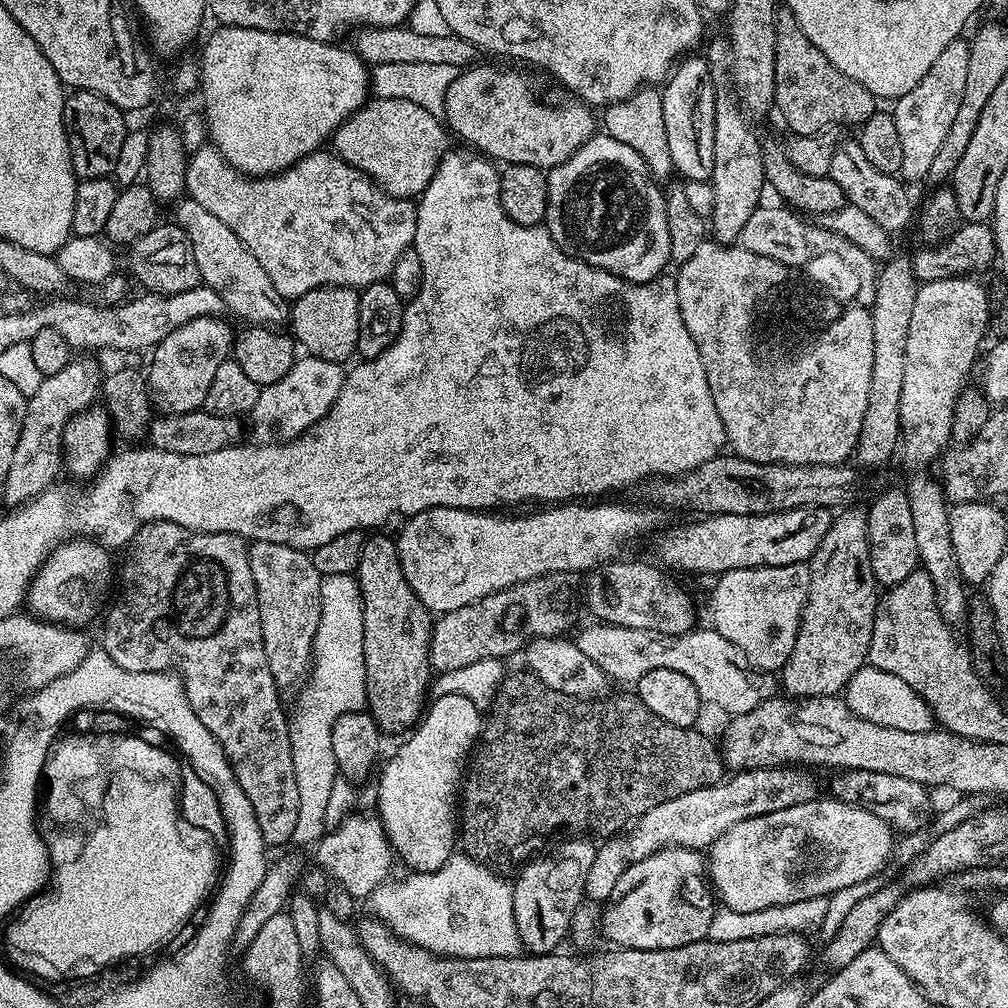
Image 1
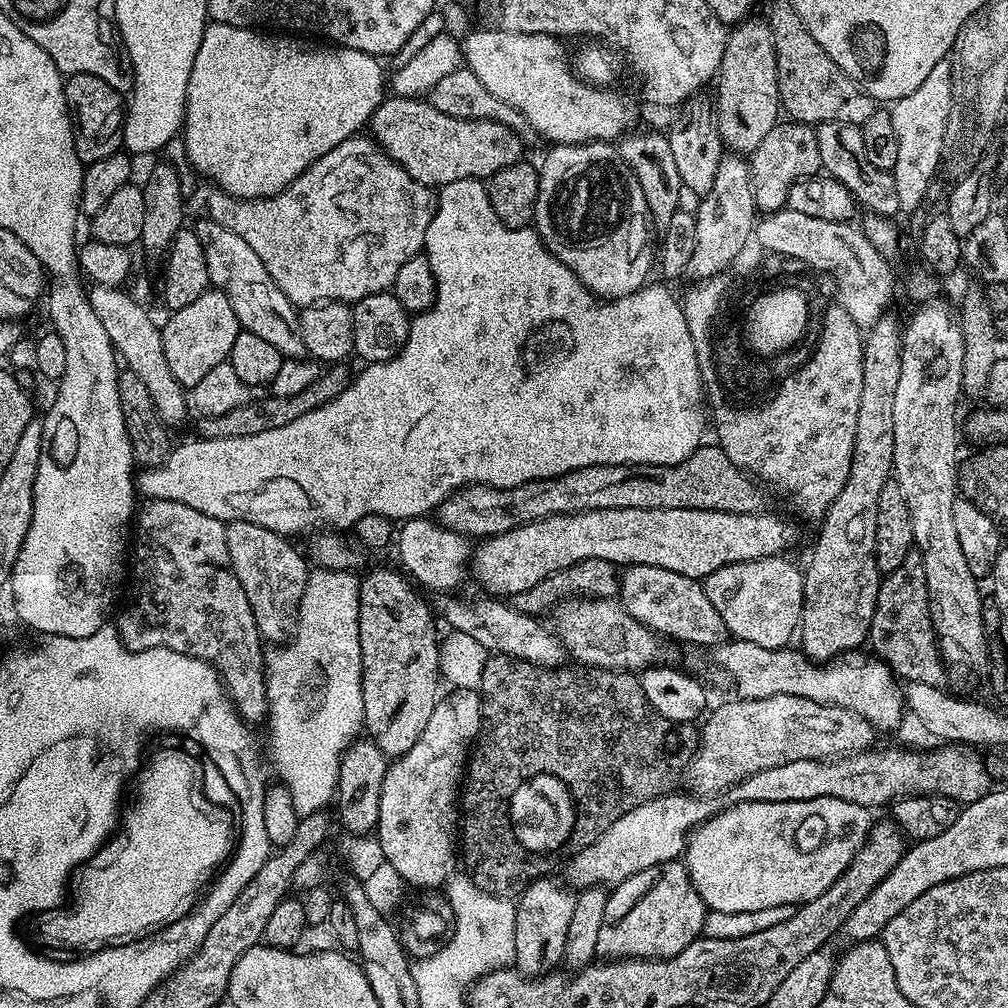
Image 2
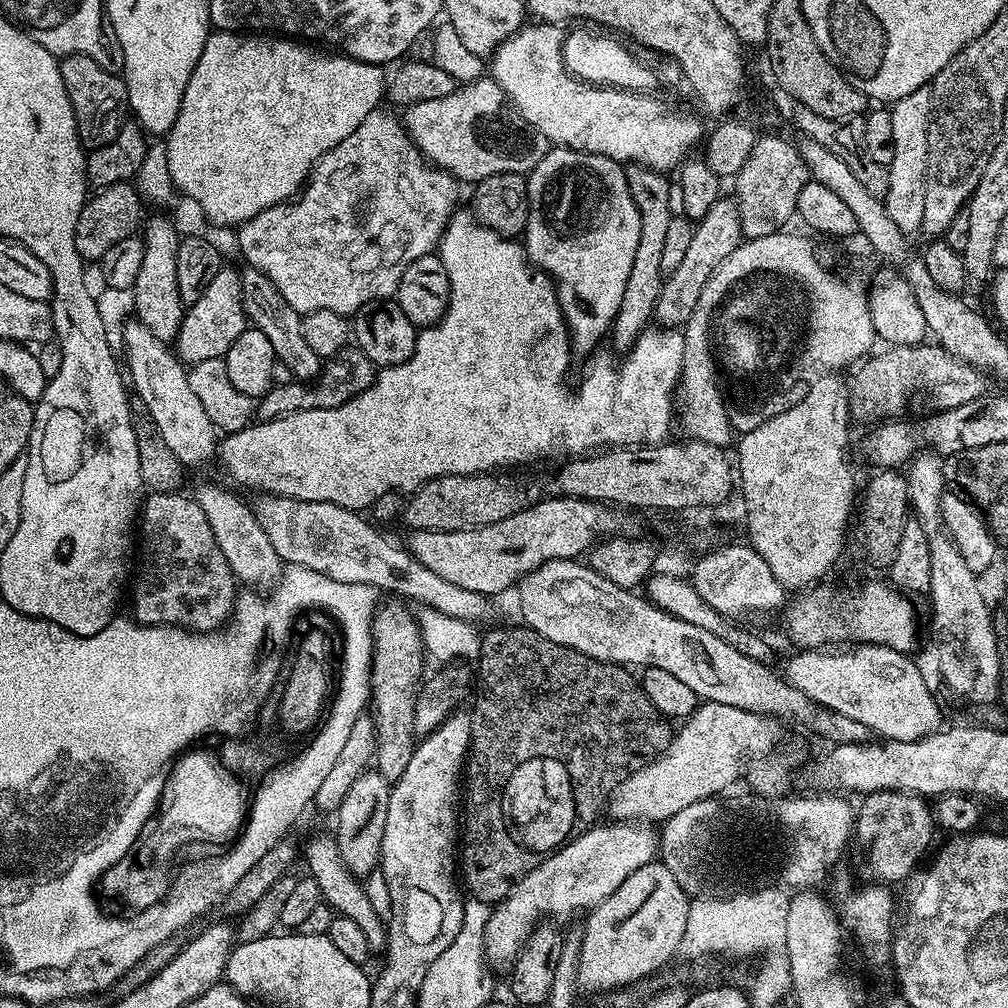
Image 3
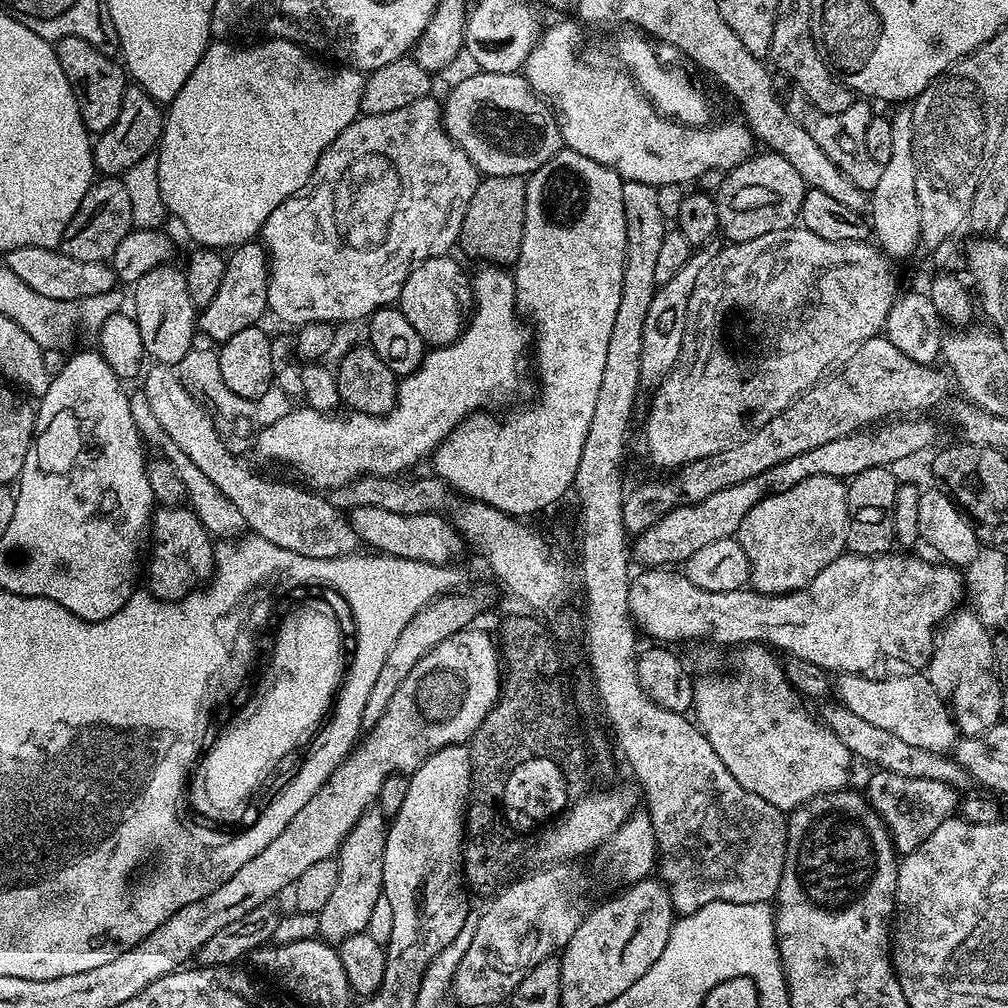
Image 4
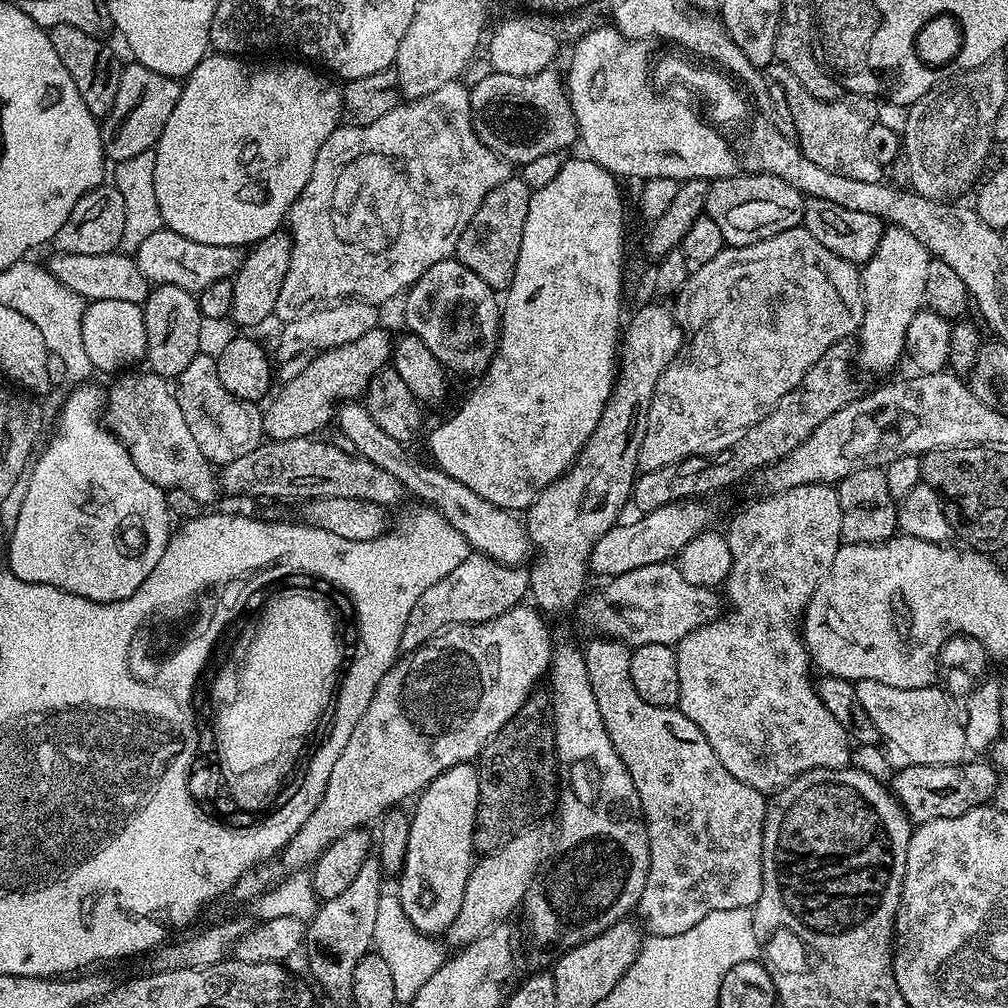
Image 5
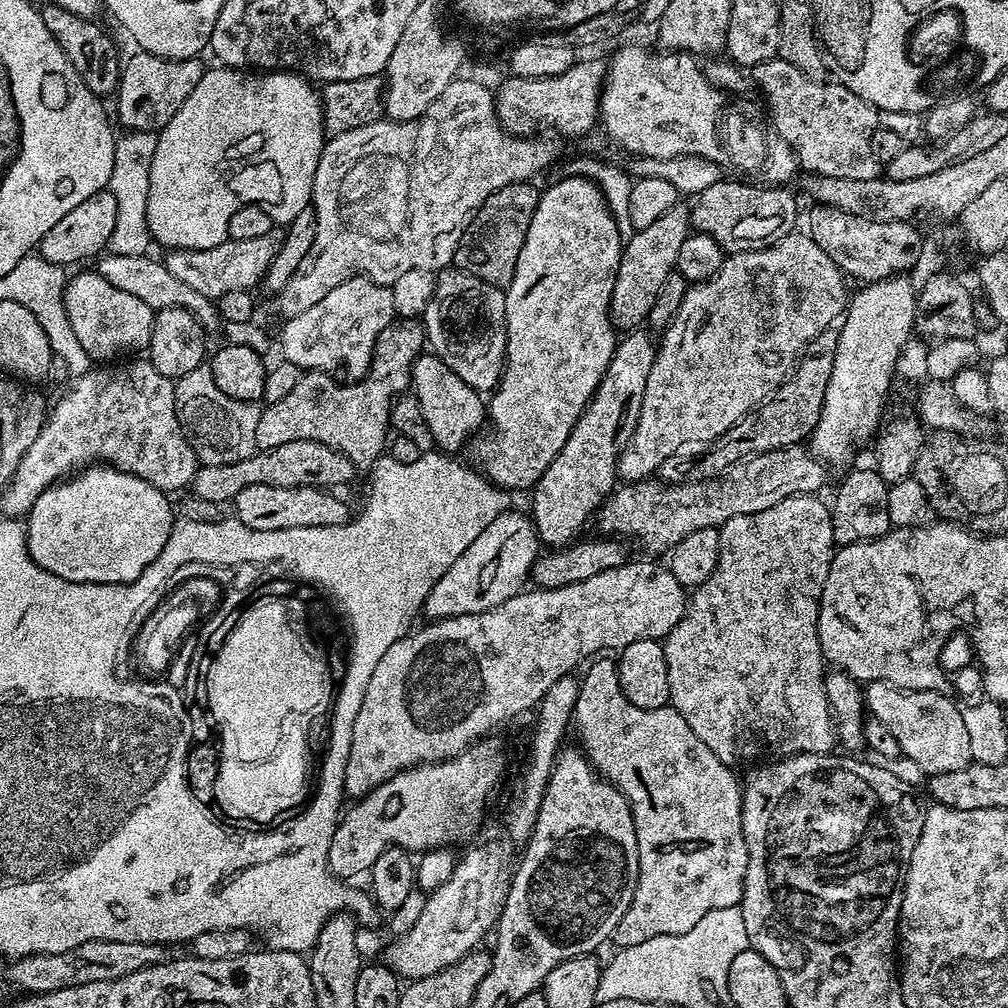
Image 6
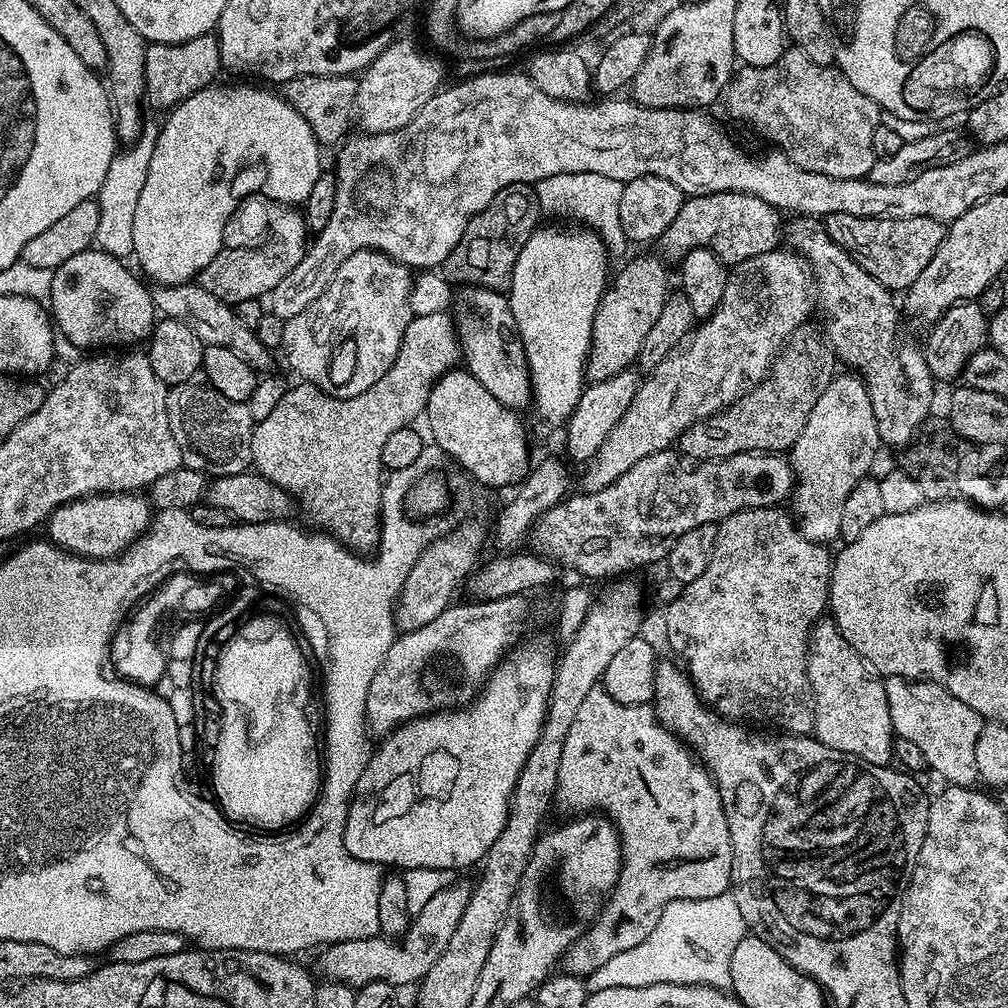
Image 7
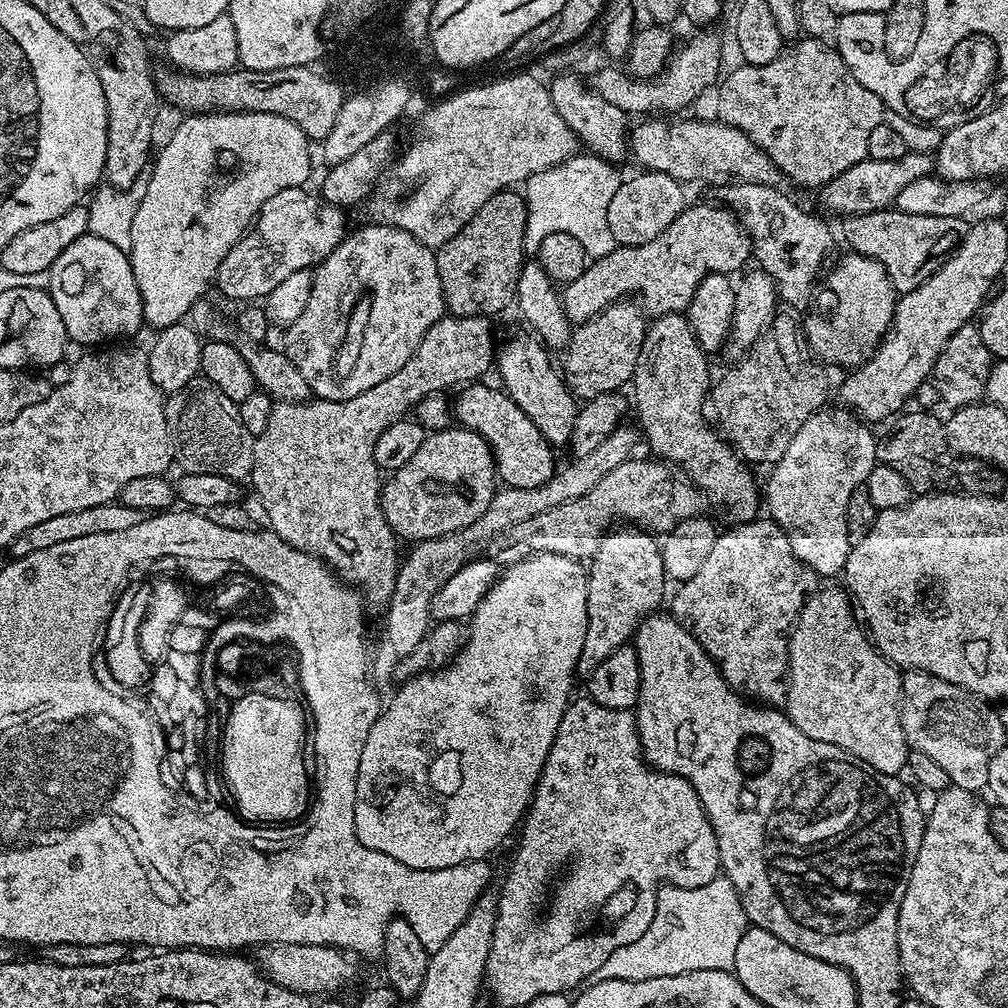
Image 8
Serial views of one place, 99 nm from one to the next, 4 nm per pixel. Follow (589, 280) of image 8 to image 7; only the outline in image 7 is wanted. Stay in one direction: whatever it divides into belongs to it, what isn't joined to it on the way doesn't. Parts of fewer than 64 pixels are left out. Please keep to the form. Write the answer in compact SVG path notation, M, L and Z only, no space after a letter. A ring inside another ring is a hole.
M719 192L705 196L689 196L685 199L682 210L666 226L660 235L658 247L663 255L673 262L683 260L690 250L708 248L726 266L742 262L746 258L754 258L758 254L766 254L777 247L782 240L781 213L774 206L762 202L762 198L754 198L745 192Z

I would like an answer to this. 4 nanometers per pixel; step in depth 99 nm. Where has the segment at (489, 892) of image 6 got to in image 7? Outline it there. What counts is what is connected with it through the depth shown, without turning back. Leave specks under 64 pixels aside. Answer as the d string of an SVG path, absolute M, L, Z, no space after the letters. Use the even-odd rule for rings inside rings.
M459 882L449 884L434 894L434 898L430 898L430 902L426 902L426 906L422 906L422 910L411 917L408 931L399 939L377 934L370 938L354 938L327 945L320 956L320 972L324 975L321 977L328 982L347 984L353 990L379 980L393 986L415 985L423 980L430 966L442 958L442 950L446 950L458 922L462 922L469 893L469 885Z

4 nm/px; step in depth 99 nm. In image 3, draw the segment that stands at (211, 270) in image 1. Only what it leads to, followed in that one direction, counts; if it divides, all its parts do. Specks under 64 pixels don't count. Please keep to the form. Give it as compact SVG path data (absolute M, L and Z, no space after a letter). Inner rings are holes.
M247 267L241 271L240 285L243 288L243 308L245 317L260 329L270 341L276 359L290 370L293 379L311 382L320 374L323 367L322 358L314 353L302 335L301 315L282 298L272 282L260 271Z

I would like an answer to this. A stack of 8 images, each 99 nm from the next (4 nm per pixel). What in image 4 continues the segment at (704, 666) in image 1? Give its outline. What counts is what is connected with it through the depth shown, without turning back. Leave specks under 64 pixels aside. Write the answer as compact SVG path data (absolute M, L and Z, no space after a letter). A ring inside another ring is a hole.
M844 674L838 680L839 703L863 721L890 730L895 737L918 746L920 750L948 754L955 749L958 729L949 705L924 676L892 676L889 680L871 680L868 674Z

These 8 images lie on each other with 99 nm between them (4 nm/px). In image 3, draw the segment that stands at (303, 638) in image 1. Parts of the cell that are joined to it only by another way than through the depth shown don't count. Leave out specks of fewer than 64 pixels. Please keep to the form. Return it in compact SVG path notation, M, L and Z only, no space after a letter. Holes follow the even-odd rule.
M212 484L202 485L194 492L194 499L198 506L202 506L202 514L206 514L206 522L210 522L214 538L222 549L226 562L230 562L230 570L237 581L252 590L271 589L282 575L282 561L270 543L270 538L266 538L266 530L258 526L253 507L249 503L243 504L232 493L223 492Z

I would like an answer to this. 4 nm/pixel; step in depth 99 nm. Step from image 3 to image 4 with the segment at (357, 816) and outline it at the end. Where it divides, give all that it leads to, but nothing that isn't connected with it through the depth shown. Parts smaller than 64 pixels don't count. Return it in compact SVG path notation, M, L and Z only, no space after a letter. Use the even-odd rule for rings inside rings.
M370 810L346 834L340 844L338 853L338 886L334 886L334 894L330 894L330 902L322 906L319 912L320 936L327 943L336 946L342 940L349 940L365 931L373 923L372 915L376 912L376 903L381 903L384 894L382 882L382 858L386 854L386 817L379 810Z

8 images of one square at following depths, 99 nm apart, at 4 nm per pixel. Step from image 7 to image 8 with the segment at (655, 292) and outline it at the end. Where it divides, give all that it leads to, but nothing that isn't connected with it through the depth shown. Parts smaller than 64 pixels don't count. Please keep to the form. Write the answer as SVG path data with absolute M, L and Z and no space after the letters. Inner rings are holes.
M628 298L616 301L584 324L576 324L562 352L562 379L568 385L568 391L584 402L602 394L620 392L623 384L625 387L631 381L647 325L640 306Z

